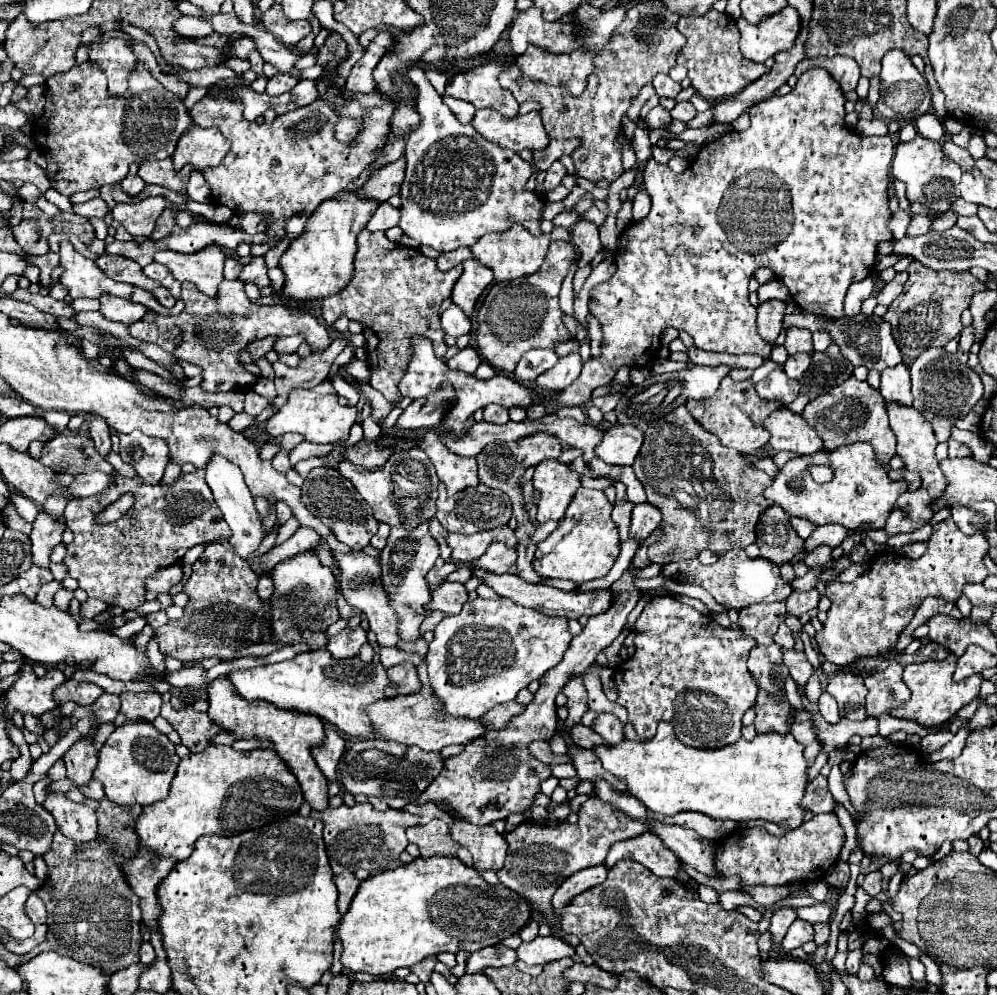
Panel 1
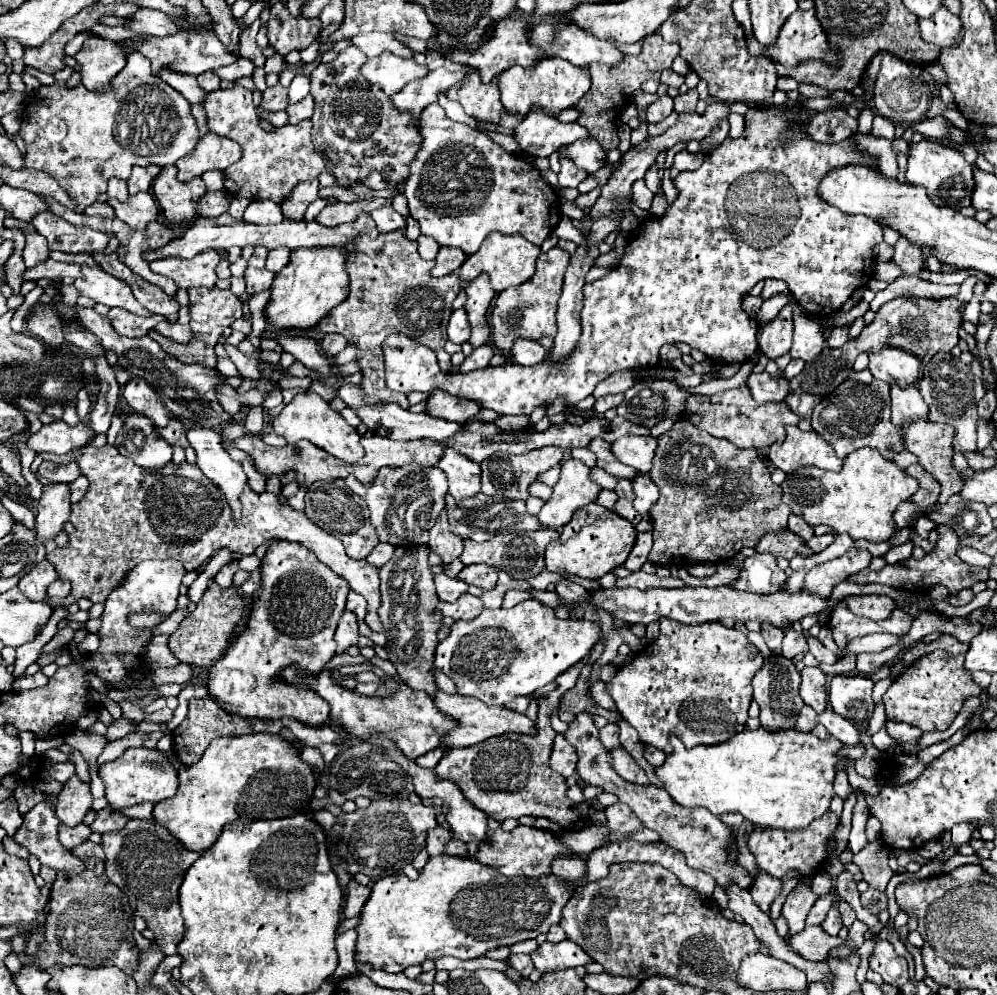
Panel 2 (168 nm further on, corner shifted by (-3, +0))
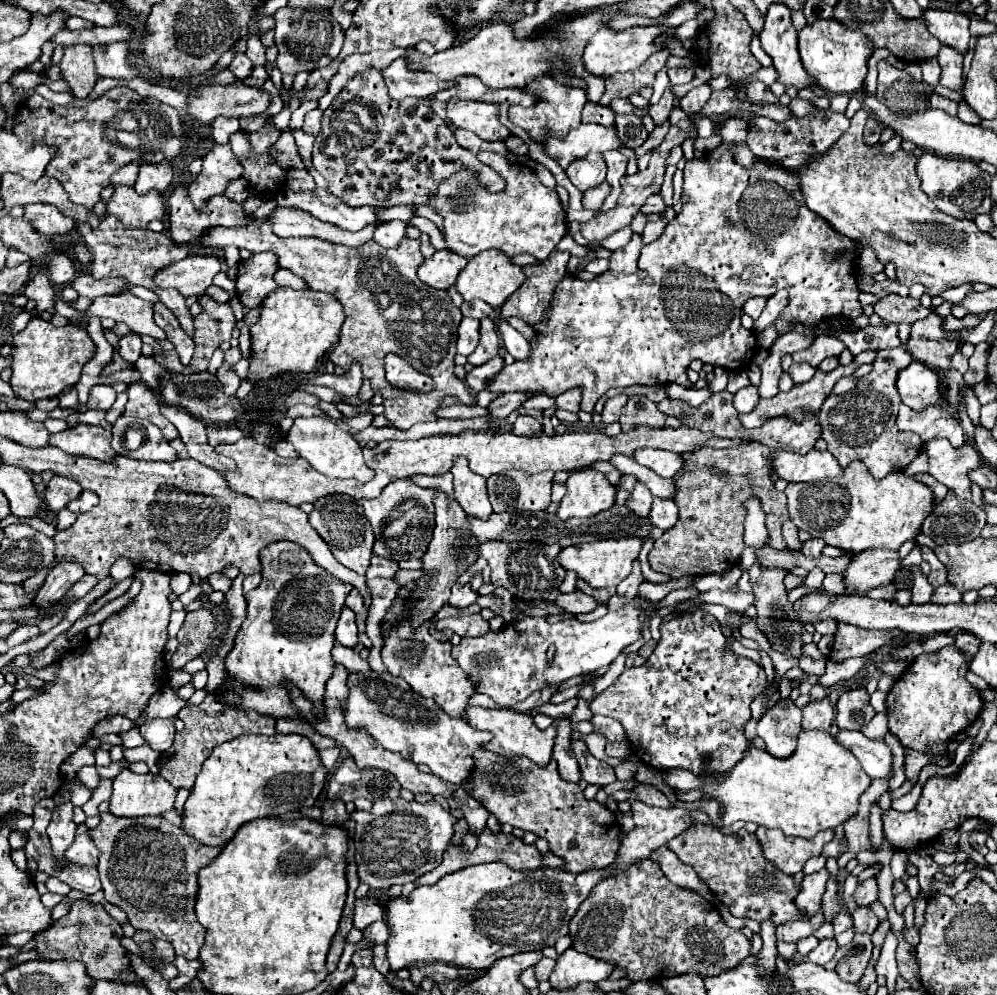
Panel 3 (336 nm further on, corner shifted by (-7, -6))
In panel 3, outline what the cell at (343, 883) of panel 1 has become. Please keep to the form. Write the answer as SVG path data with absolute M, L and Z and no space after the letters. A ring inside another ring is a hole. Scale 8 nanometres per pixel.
M359 898L355 902L355 916L353 916L353 924L355 928L363 930L365 926L369 926L371 922L383 920L383 910L379 906L379 902L375 898Z

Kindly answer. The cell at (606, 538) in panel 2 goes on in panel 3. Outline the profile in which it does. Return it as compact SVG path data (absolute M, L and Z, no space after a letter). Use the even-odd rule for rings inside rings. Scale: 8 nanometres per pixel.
M633 536L619 538L619 540L597 540L597 542L591 542L591 544L563 548L557 556L557 562L567 572L575 572L579 578L583 578L593 588L617 586L631 572L631 564L639 556L641 546L643 546L643 540L633 538Z

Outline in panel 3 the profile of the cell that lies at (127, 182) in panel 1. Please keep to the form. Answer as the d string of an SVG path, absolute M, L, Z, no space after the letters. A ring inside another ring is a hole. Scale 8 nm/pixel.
M161 162L161 164L143 164L139 168L139 176L135 182L135 192L137 194L147 194L149 190L157 190L163 192L167 190L167 186L173 180L173 168L169 162Z

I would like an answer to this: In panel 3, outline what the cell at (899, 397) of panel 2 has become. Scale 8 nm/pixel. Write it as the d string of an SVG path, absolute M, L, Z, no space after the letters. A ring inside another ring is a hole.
M901 404L897 416L897 428L919 434L923 442L931 438L949 438L949 442L957 448L965 444L965 432L959 420L947 408L939 406L927 406L925 410L915 412L909 406Z

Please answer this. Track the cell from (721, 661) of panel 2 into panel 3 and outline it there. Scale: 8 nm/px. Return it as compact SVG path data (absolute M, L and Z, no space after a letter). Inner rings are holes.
M697 610L689 616L673 618L661 624L661 640L649 660L643 666L627 668L607 690L597 694L591 702L591 712L619 720L627 732L633 754L657 770L685 768L693 774L701 774L705 770L701 756L711 754L709 768L727 772L747 750L743 726L751 718L751 700L765 690L765 684L765 670L753 660L735 654L729 648L717 618Z

